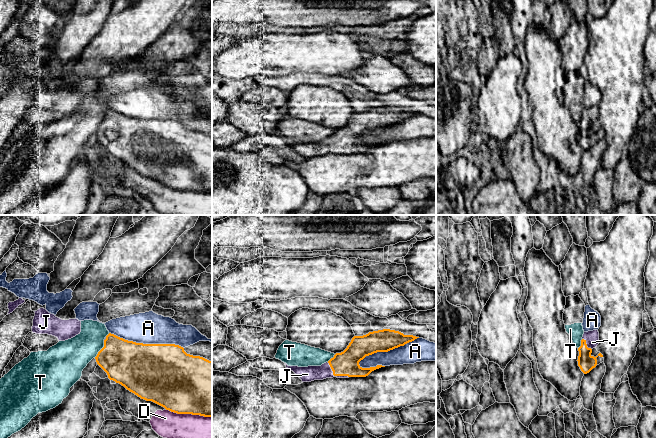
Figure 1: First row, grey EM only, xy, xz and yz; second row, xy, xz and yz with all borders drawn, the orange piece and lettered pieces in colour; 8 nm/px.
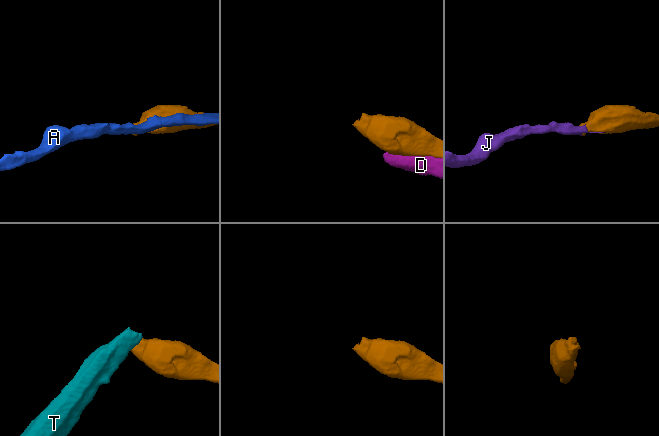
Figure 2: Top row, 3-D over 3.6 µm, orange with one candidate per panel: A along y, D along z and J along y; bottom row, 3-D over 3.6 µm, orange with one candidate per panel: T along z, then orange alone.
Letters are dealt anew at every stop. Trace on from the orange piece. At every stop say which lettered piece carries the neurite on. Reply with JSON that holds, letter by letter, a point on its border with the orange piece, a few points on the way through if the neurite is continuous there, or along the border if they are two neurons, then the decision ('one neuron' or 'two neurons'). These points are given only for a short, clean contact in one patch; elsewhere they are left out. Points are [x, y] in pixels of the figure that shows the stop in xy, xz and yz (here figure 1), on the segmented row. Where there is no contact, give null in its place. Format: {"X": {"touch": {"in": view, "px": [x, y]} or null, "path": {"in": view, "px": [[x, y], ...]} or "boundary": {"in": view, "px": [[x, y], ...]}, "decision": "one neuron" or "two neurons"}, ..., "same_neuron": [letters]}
{"A": {"touch": {"in": "xz", "px": [387, 351]}, "decision": "two neurons"}, "D": {"touch": {"in": "xy", "px": [188, 413]}, "decision": "two neurons"}, "J": {"touch": {"in": "xz", "px": [335, 375]}, "path": {"in": "xz", "px": [[346, 363], [335, 375], [307, 374]]}, "decision": "one neuron"}, "T": {"touch": {"in": "xy", "px": [101, 349]}, "boundary": {"in": "xy", "px": [[104, 340], [104, 346], [94, 357]]}, "decision": "two neurons"}, "same_neuron": ["J"]}

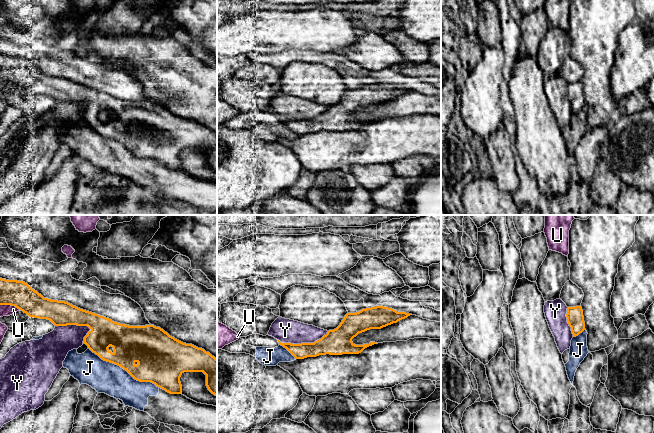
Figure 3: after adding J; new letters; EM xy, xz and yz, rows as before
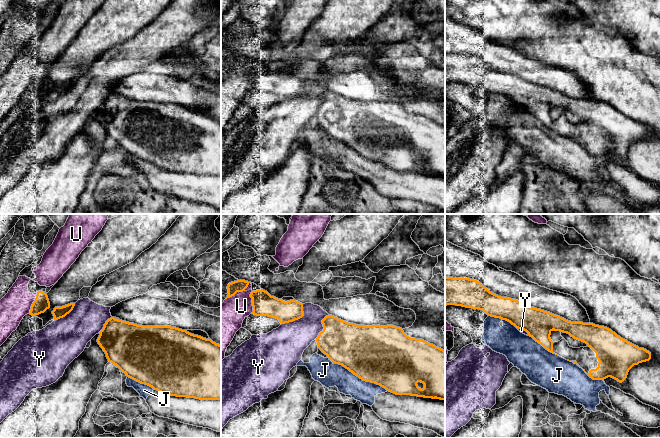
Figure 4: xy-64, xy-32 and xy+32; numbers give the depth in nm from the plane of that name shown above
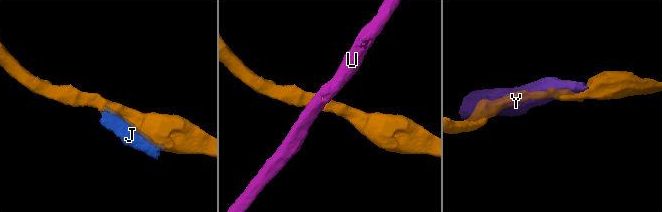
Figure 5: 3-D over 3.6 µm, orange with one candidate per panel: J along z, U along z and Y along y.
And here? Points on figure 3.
{"J": {"touch": {"in": "xy", "px": [124, 369]}, "decision": "two neurons"}, "U": {"touch": {"in": "xy", "px": [11, 305]}, "boundary": {"in": "xy", "px": [[0, 304], [14, 305], [21, 310]]}, "decision": "two neurons"}, "Y": {"touch": {"in": "xz", "px": [303, 343]}, "boundary": {"in": "xz", "px": [[328, 331], [313, 342], [281, 343], [278, 340]]}, "decision": "two neurons"}, "same_neuron": []}

